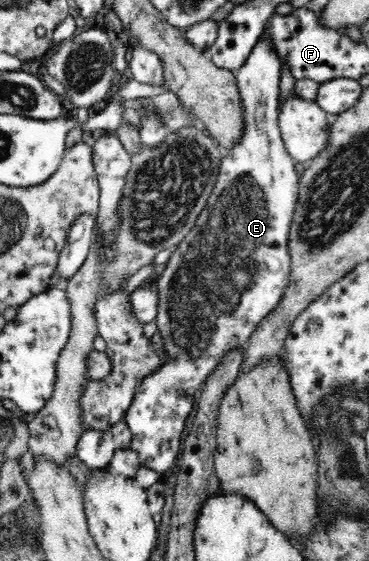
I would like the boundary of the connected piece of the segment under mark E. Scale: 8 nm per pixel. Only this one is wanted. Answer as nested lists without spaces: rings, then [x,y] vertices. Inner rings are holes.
[[[262,36],[258,40],[252,53],[248,56],[246,62],[234,72],[236,77],[237,89],[239,92],[239,99],[242,105],[242,117],[244,117],[243,131],[235,140],[235,144],[229,148],[229,153],[226,157],[222,158],[220,162],[220,170],[217,174],[216,184],[214,185],[212,194],[208,198],[204,210],[198,216],[196,220],[196,226],[188,232],[188,236],[184,238],[180,244],[178,244],[178,250],[176,250],[174,256],[168,260],[166,269],[161,273],[158,280],[158,316],[157,328],[163,336],[163,348],[164,353],[168,353],[168,359],[170,362],[166,366],[162,366],[156,374],[148,374],[148,378],[144,378],[144,382],[138,386],[136,394],[134,394],[134,400],[128,408],[128,412],[125,414],[123,421],[129,426],[131,430],[131,441],[129,442],[129,448],[138,454],[141,467],[154,470],[156,473],[164,475],[167,470],[172,468],[176,458],[178,458],[178,450],[180,450],[180,436],[184,430],[184,422],[186,417],[192,410],[192,396],[198,388],[202,388],[204,379],[207,378],[218,361],[223,357],[223,354],[236,345],[245,346],[250,338],[250,335],[256,330],[256,325],[259,324],[261,318],[271,311],[276,303],[283,297],[285,286],[288,282],[290,272],[290,255],[288,255],[287,236],[290,228],[290,221],[295,208],[298,190],[298,173],[294,169],[295,161],[288,154],[285,144],[281,137],[281,130],[279,129],[279,96],[280,96],[280,74],[281,64],[278,57],[276,57],[276,51],[272,51],[268,39]]]

